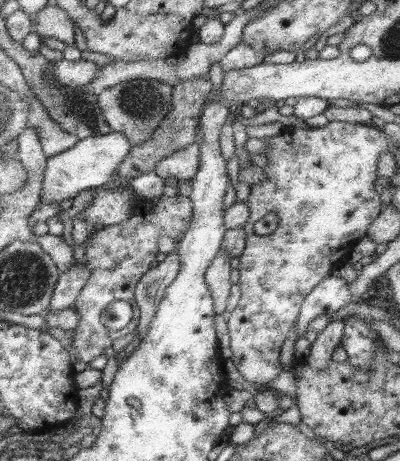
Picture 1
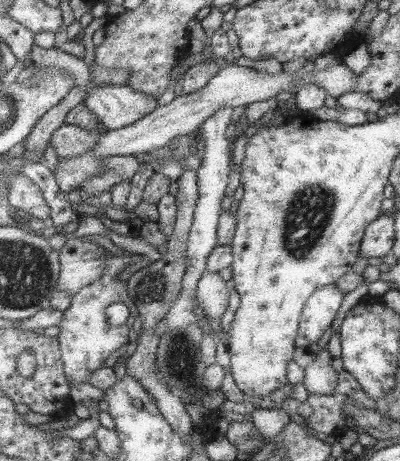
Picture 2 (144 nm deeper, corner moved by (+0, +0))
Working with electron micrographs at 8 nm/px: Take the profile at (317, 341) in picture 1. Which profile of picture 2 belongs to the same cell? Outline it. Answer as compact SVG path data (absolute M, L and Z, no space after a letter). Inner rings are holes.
M319 348L311 350L313 354L313 362L307 364L307 368L303 370L303 384L307 394L319 394L319 396L329 396L335 392L335 380L337 380L337 372L333 370L331 362L333 356L329 352L329 348Z

